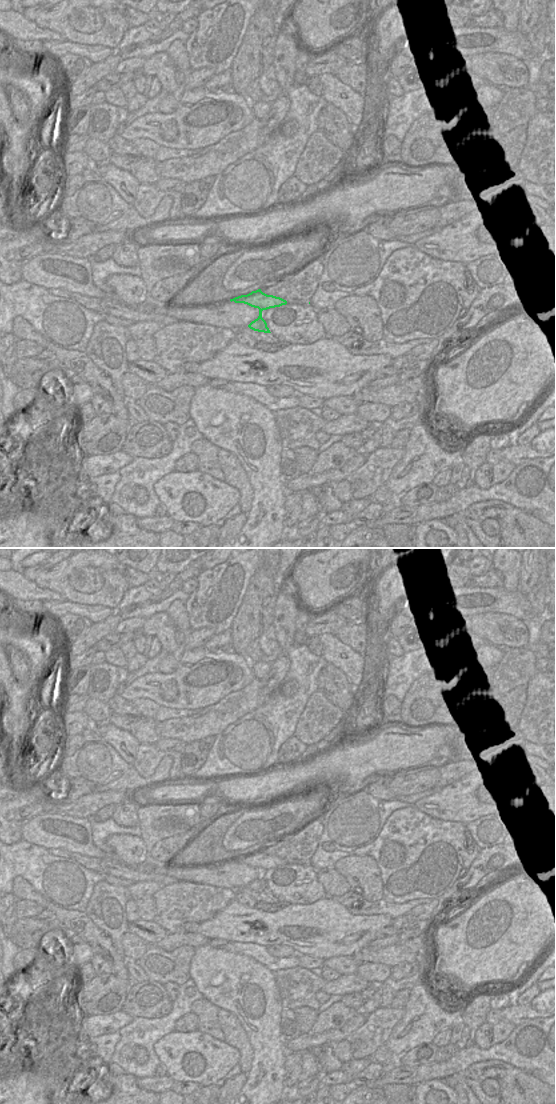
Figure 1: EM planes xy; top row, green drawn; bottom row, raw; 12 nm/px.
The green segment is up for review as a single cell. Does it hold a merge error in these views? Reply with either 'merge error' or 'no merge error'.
merge error

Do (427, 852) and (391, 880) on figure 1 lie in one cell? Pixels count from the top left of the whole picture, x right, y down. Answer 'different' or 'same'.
same

